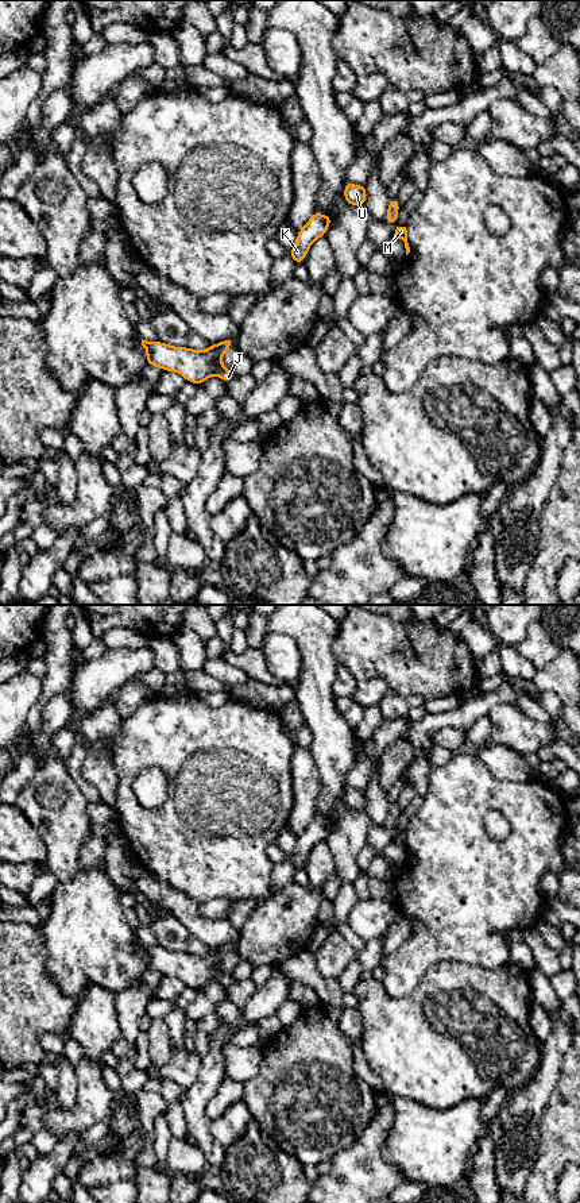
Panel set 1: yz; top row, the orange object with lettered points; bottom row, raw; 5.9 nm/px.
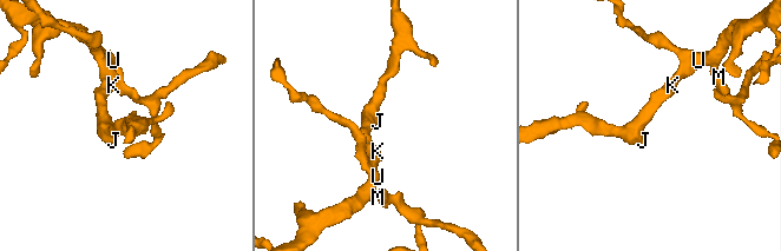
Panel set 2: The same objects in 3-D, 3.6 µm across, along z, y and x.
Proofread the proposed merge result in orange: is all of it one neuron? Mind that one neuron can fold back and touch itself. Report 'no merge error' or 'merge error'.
no merge error

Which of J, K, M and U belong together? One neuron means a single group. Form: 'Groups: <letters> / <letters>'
Groups: J K M U

